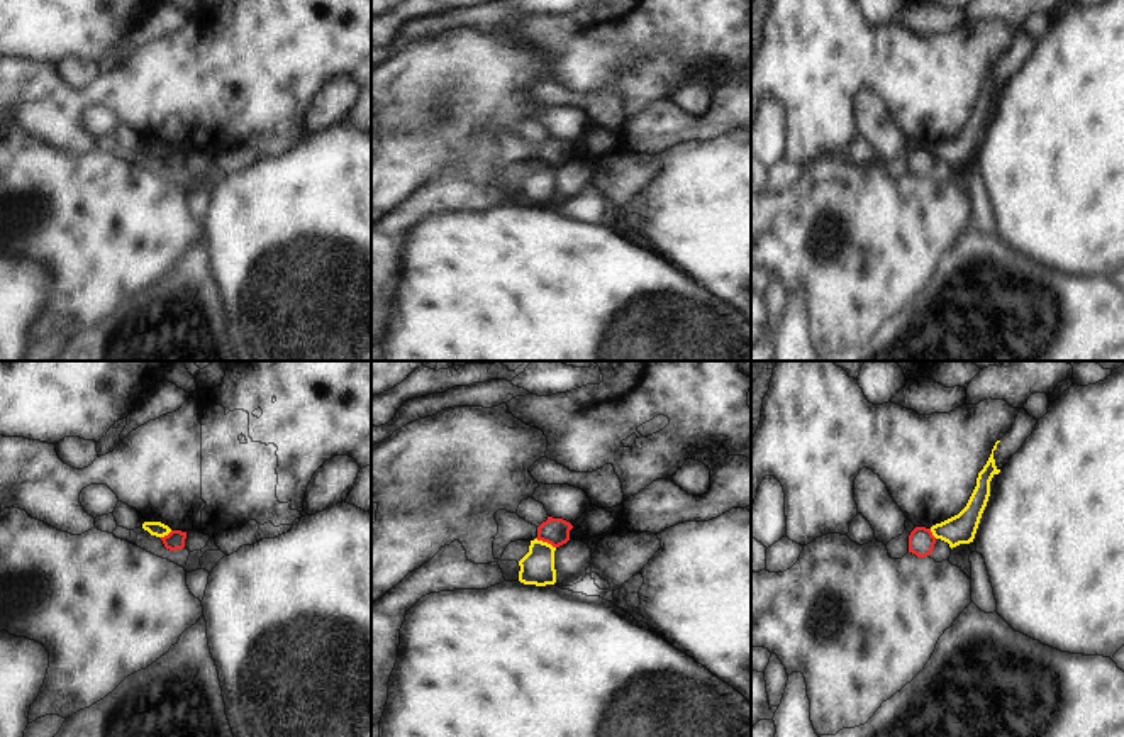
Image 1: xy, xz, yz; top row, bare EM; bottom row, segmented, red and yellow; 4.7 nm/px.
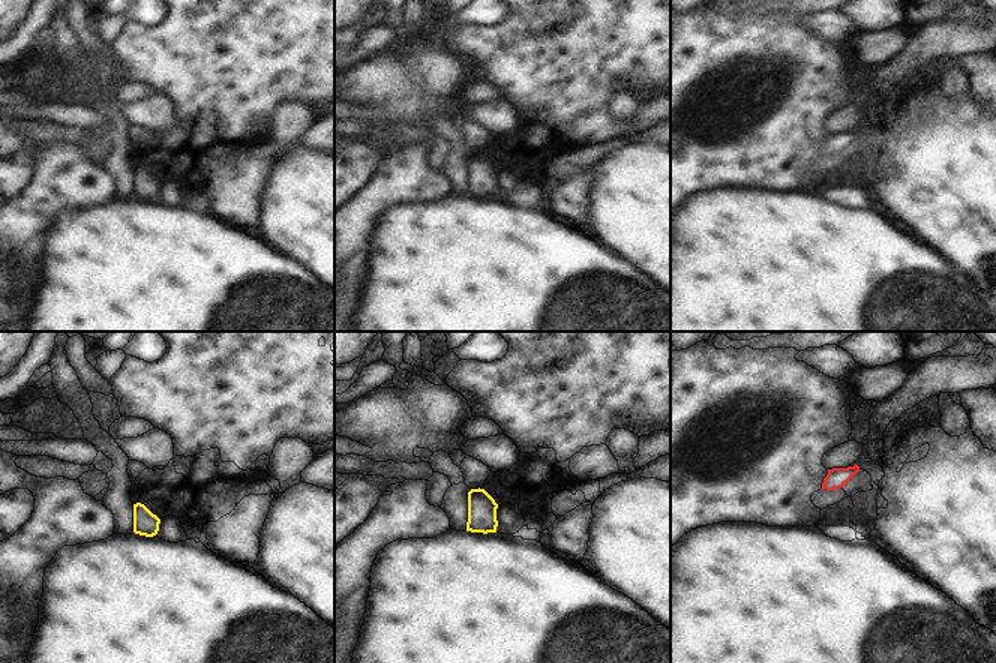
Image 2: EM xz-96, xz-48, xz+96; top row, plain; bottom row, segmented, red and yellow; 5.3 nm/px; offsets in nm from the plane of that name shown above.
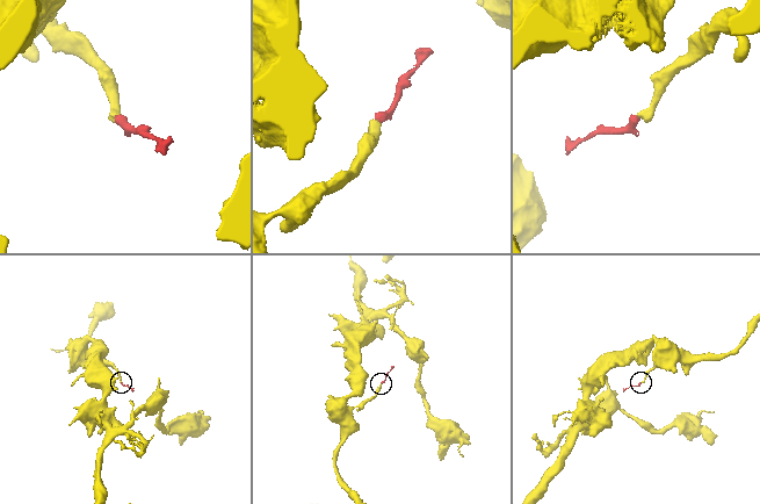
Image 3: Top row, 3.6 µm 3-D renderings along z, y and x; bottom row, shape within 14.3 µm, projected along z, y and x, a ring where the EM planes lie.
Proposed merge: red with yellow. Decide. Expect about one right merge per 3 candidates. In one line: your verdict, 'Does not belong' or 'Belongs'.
Does not belong.

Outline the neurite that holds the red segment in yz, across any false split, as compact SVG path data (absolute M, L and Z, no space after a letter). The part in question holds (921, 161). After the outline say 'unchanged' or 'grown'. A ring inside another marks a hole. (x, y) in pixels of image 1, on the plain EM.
M915 147L909 156L909 173L915 175L917 178L929 176L934 164L936 158L932 156L931 149Z; unchanged

